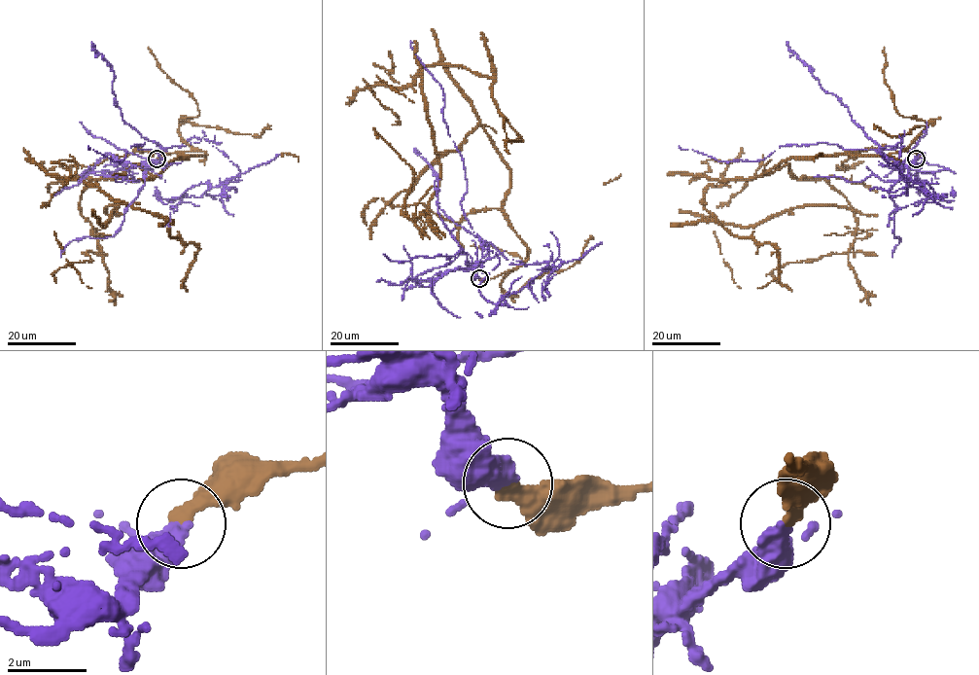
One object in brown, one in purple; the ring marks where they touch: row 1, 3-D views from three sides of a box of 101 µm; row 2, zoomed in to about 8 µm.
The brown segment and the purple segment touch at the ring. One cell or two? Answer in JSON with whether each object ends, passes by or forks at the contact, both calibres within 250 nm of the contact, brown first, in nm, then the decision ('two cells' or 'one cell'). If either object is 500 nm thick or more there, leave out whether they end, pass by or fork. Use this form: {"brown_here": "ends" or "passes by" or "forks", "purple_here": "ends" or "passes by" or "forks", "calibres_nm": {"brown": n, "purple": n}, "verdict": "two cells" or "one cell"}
{"brown_here": "ends", "purple_here": "ends", "calibres_nm": {"brown": 360, "purple": 480}, "verdict": "two cells"}

